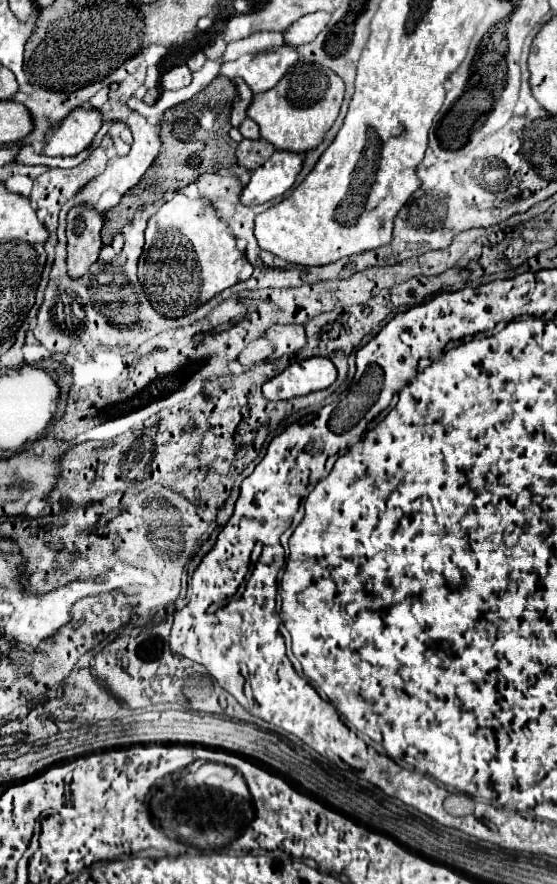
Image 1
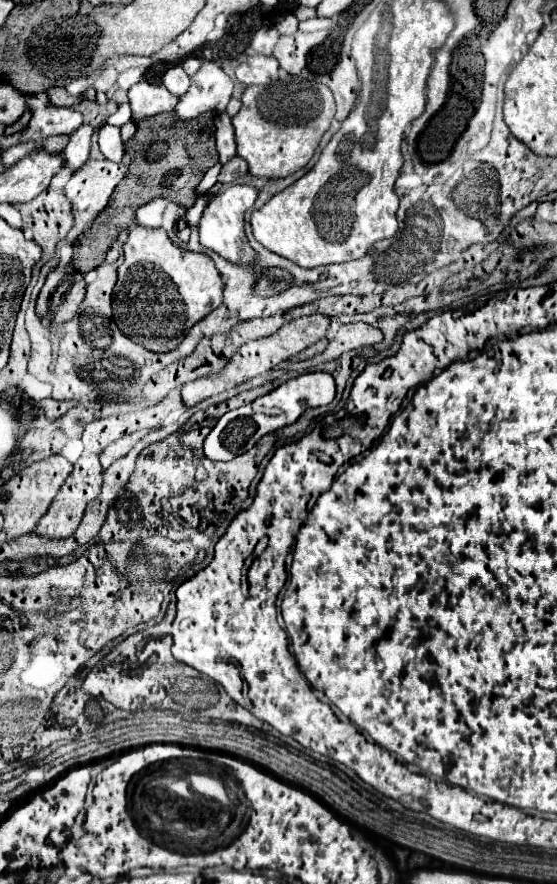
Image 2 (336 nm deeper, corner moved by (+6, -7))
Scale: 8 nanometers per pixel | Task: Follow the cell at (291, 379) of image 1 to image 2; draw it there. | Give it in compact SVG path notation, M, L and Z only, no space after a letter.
M307 373L301 377L289 379L287 383L279 385L271 393L255 399L253 403L225 413L217 421L213 431L207 435L205 445L203 445L203 453L211 461L231 461L237 455L249 451L263 435L273 433L281 427L293 425L303 415L305 409L329 405L333 401L333 397L335 397L335 381L329 373Z

